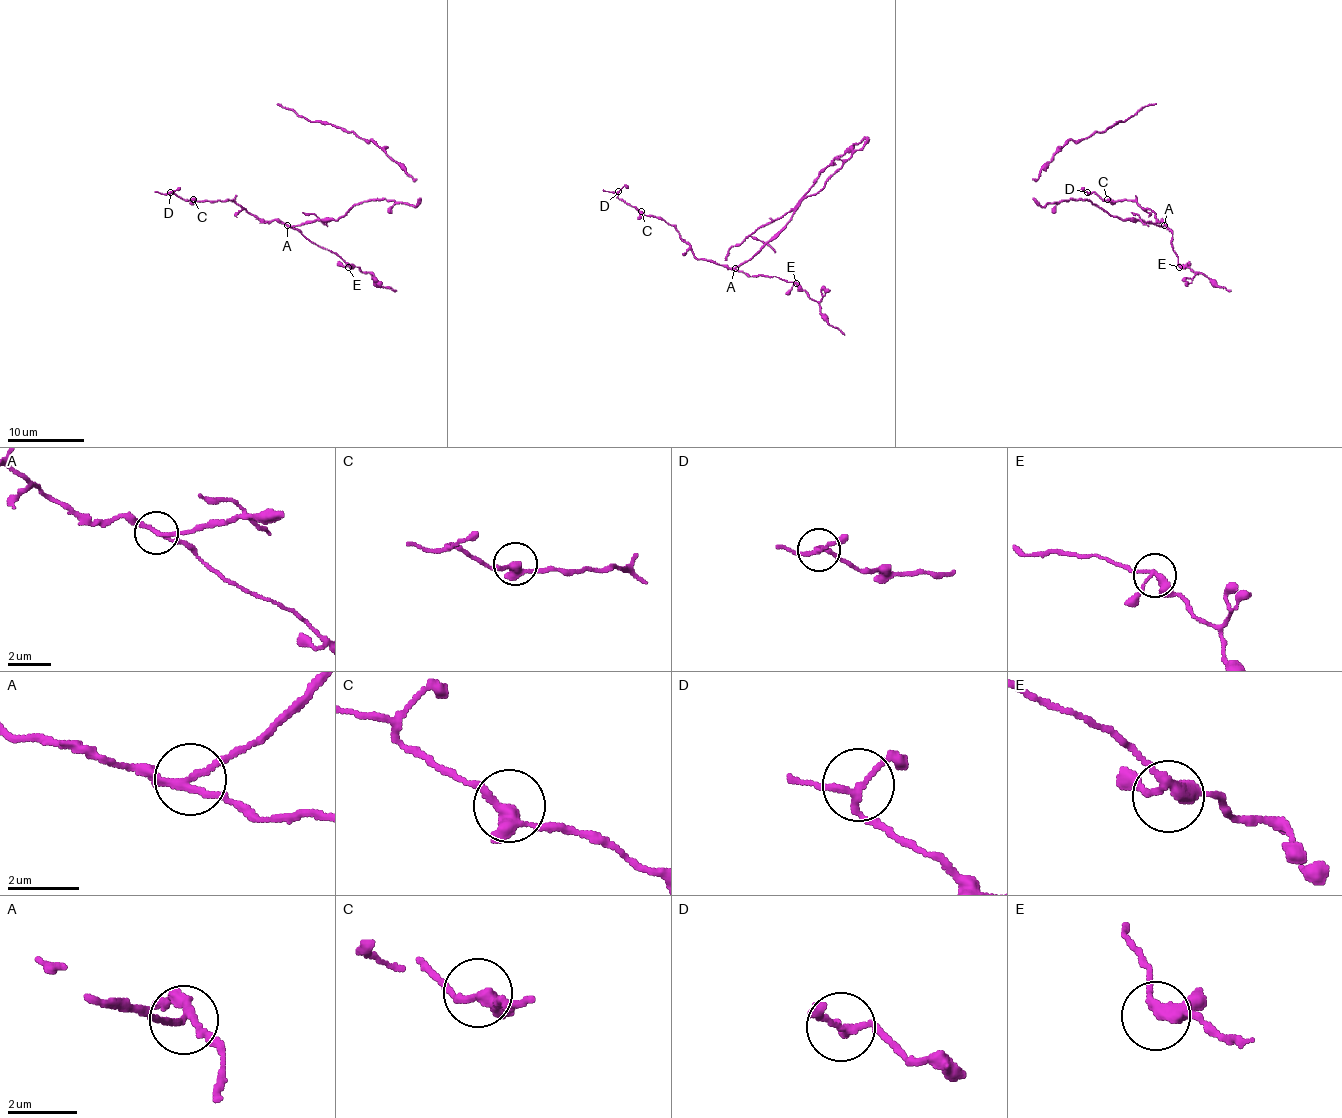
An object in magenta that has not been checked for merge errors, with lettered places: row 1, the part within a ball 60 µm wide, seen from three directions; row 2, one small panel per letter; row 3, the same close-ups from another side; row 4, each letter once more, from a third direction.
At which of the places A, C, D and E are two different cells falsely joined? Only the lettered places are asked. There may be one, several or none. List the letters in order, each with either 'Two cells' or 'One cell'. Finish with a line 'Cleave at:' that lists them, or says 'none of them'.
A: Two cells
C: One cell
D: One cell
E: One cell
Cleave at: A

